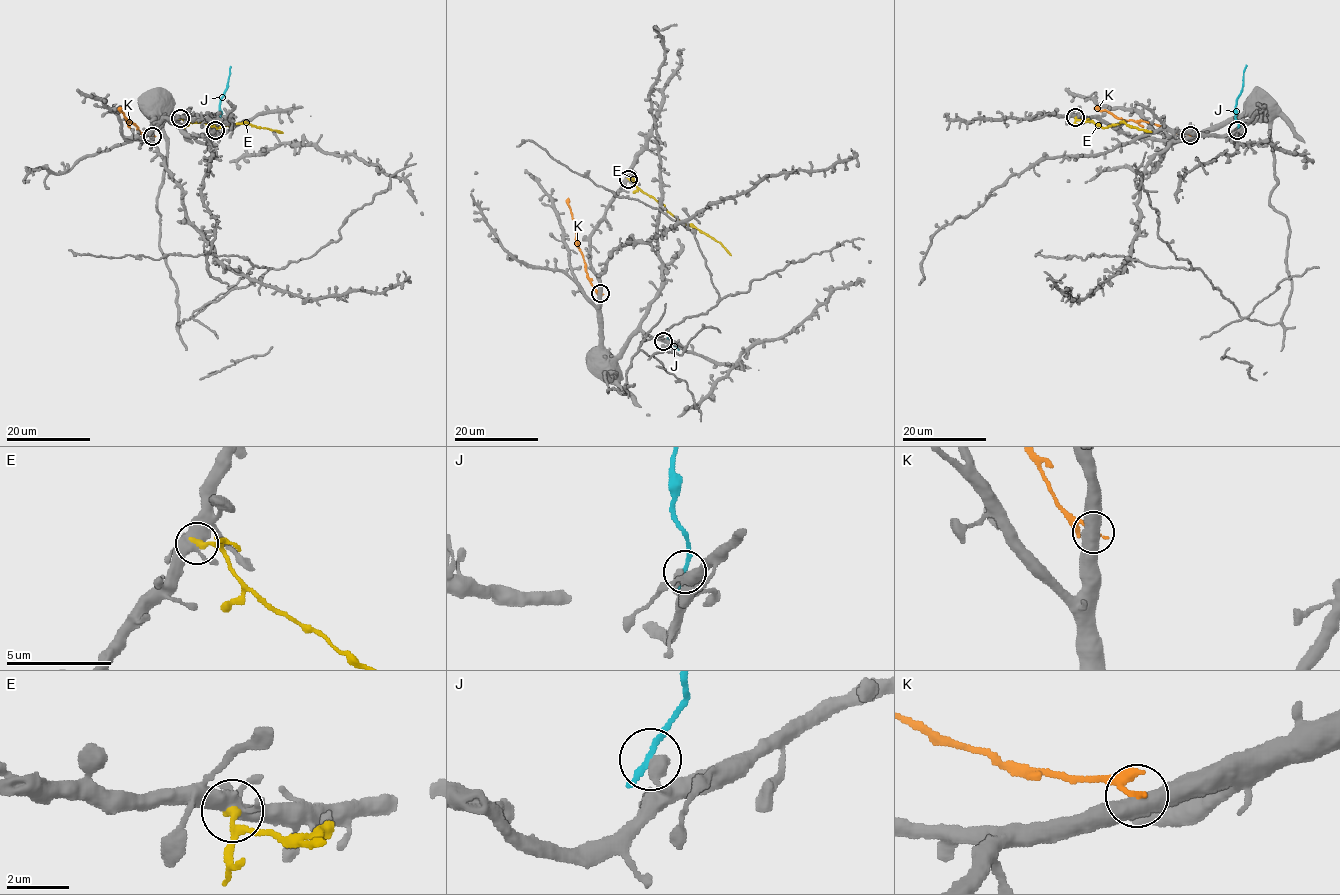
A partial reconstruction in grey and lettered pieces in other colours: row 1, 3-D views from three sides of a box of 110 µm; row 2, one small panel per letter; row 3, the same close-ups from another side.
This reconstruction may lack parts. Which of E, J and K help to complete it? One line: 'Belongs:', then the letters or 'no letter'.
Belongs: no letter

